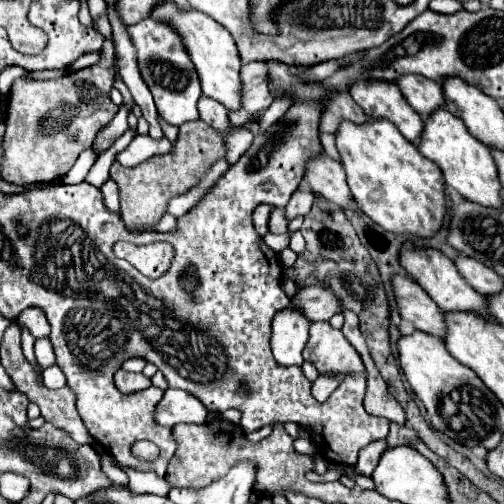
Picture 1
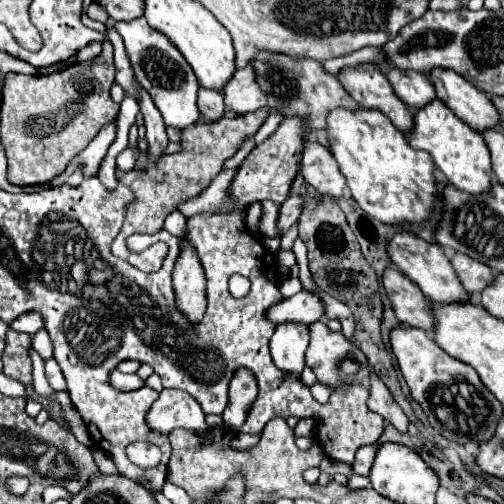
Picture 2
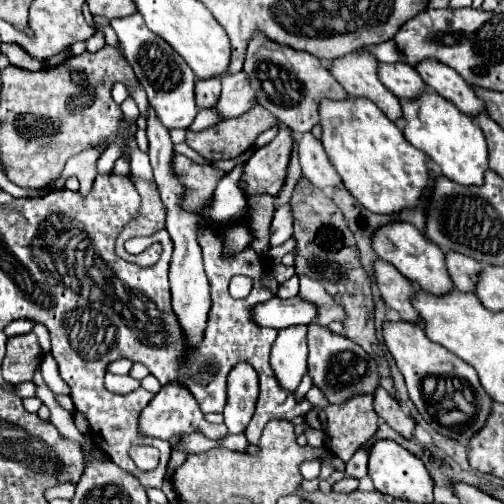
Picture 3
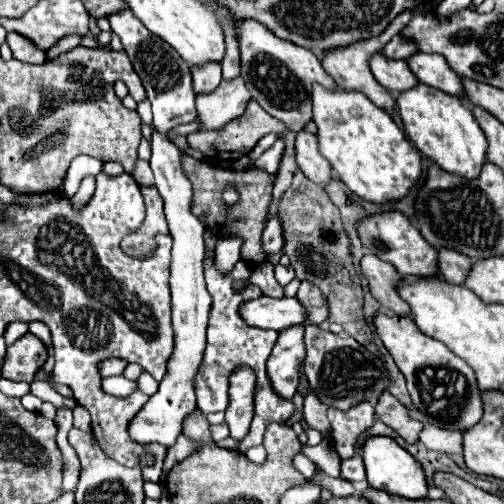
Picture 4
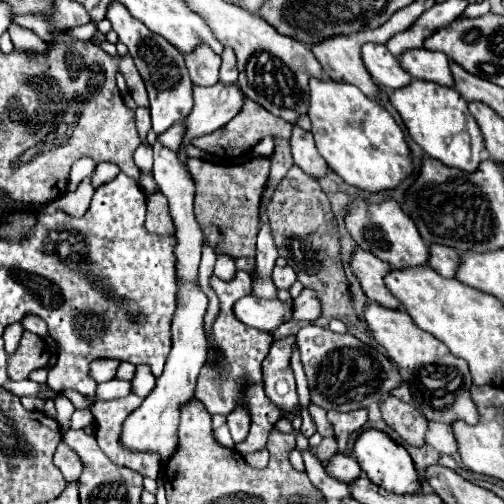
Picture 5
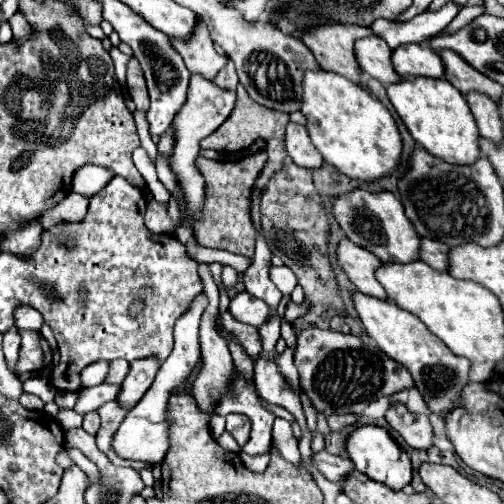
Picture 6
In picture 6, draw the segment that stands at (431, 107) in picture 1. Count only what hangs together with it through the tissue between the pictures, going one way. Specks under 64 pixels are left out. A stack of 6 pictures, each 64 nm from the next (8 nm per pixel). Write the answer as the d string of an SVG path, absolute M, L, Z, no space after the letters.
M370 34L366 38L358 38L354 42L354 54L360 68L368 72L372 78L380 80L384 86L394 84L394 80L400 80L390 62L390 48L388 44L384 44L380 36Z

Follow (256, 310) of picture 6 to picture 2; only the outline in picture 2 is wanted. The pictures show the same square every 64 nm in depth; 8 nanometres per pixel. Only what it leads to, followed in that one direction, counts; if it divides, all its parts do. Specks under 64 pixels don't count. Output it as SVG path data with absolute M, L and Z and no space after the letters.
M298 292L292 298L282 300L282 304L274 304L266 314L266 320L276 324L312 324L324 316L324 306L316 294Z

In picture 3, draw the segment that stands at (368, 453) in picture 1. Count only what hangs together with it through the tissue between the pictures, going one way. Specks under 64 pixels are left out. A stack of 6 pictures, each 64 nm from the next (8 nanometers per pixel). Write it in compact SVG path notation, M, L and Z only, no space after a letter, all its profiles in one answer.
M360 448L350 462L346 462L346 476L350 478L364 478L368 472L366 472L366 462L368 462L368 450Z

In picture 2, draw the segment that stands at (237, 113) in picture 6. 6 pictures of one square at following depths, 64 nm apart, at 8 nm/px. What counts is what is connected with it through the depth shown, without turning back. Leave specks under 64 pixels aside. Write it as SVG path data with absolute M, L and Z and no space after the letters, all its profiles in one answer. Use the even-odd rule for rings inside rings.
M260 108L256 112L242 114L238 118L222 118L216 124L192 124L182 130L182 152L180 154L168 154L168 158L160 160L158 164L150 162L146 172L116 172L118 180L130 186L136 194L136 200L128 206L128 214L124 220L123 227L111 245L111 252L118 258L130 262L138 270L144 272L156 272L166 256L166 244L156 242L150 248L146 248L140 254L134 254L126 248L126 239L132 234L146 234L146 232L158 232L164 226L164 218L178 208L178 204L196 198L220 172L220 166L226 158L236 154L236 148L248 138L258 132L258 128L268 118L268 110ZM182 186L182 188L180 188Z

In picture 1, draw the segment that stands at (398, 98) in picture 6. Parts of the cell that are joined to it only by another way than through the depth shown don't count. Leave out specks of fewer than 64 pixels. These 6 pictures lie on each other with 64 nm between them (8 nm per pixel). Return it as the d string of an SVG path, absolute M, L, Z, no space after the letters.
M446 108L434 110L428 118L424 118L424 128L422 128L416 148L426 158L430 158L434 164L438 164L438 168L444 174L446 184L452 186L456 192L460 192L464 198L478 202L482 206L500 208L502 186L498 182L498 172L496 172L496 164L492 160L492 154L480 140L476 140L468 132L468 128L464 126L464 122L460 118L450 114Z

